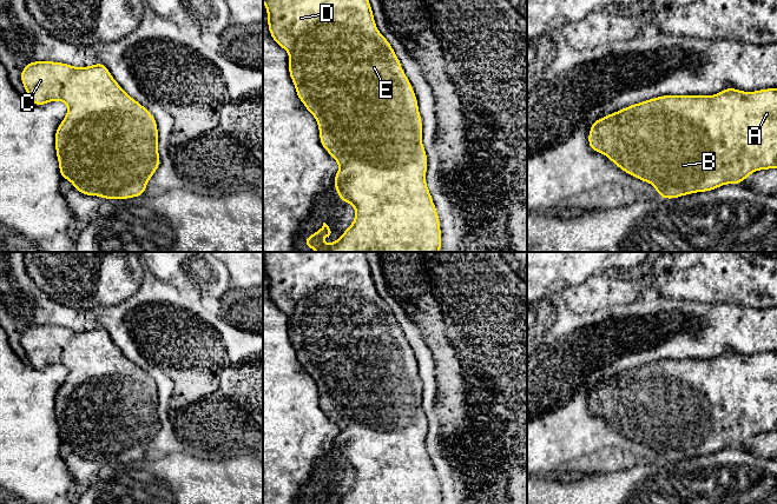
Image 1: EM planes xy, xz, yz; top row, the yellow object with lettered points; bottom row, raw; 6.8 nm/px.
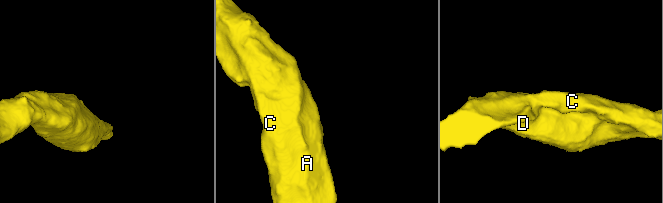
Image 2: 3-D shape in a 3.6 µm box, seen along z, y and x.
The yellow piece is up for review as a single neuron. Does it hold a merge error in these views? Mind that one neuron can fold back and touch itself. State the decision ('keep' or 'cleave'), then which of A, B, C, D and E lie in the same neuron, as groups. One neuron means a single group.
keep; groups A B C D E

